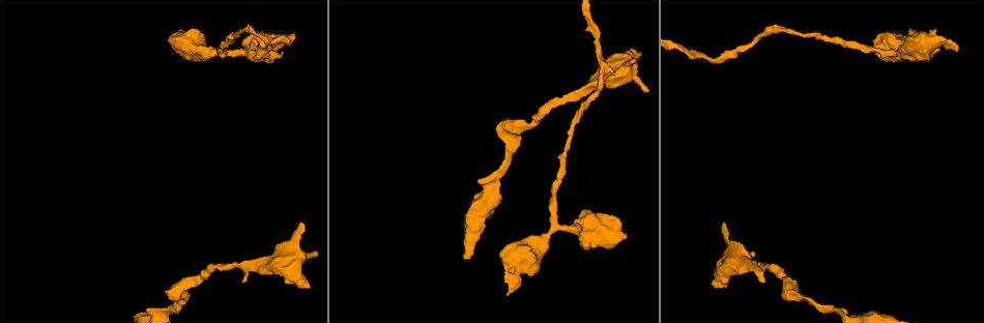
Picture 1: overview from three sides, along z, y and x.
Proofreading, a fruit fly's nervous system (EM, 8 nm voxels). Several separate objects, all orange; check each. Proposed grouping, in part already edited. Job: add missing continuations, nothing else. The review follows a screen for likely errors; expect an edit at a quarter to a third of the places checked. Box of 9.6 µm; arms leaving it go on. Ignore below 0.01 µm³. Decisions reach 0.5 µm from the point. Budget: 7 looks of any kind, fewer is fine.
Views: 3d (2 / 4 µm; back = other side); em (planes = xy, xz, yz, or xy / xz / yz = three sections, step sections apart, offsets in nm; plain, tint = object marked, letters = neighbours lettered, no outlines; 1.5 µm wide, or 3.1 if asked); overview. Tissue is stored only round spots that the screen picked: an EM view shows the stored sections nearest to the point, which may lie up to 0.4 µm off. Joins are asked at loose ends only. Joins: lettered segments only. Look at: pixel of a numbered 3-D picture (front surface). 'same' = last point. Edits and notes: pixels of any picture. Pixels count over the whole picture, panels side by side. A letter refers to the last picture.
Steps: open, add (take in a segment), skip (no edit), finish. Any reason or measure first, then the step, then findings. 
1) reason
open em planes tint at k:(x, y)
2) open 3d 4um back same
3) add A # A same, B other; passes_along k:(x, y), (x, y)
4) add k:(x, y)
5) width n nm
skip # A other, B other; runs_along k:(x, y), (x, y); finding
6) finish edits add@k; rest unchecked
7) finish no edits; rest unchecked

open em planes plain at 1:(507, 293)

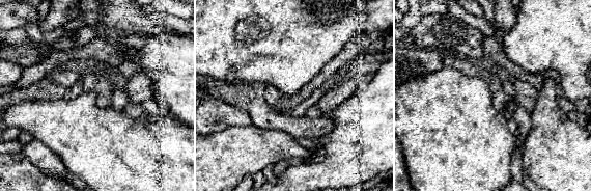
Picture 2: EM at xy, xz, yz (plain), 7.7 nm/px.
open em planes letters same

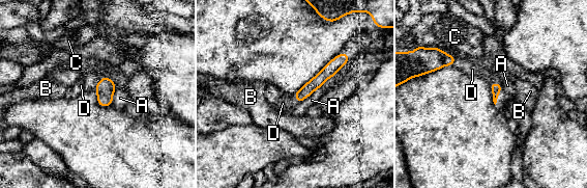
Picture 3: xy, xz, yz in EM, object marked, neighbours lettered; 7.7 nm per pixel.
add D # A other, B other, C other, D same; passes_along 3:(496, 87), (498, 96), (503, 99); the cell continues

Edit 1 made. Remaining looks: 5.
see it whole again
open overview

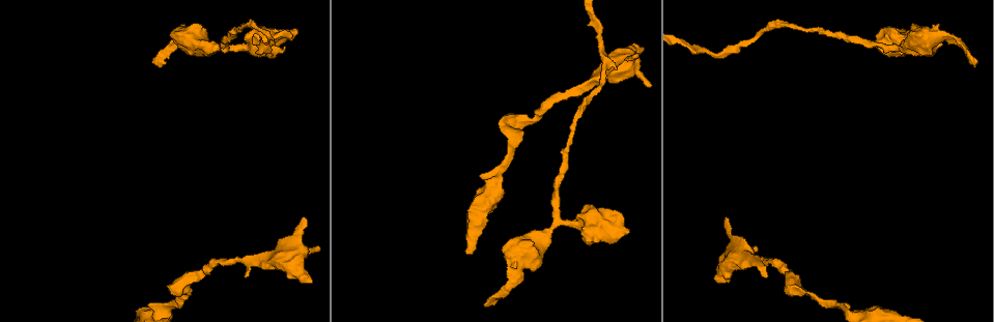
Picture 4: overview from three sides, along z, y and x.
an open end
open 3d 2um at 4:(845, 305)

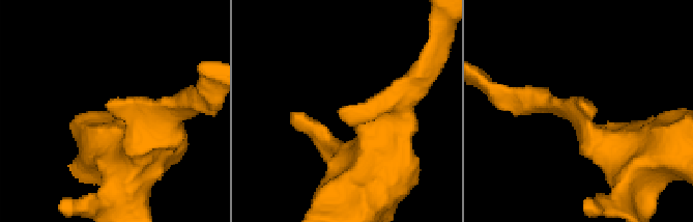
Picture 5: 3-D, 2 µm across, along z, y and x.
open em planes tint at 5:(576, 102)

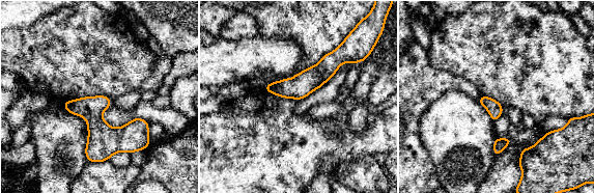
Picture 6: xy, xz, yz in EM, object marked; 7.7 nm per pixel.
what lies round it
open em planes letters same

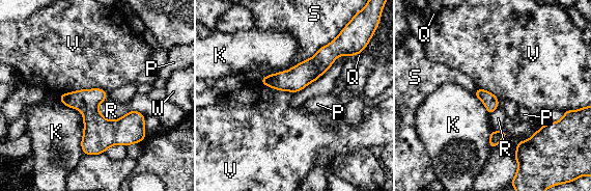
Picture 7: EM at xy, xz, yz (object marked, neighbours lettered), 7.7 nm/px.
skip # K other, P other, Q other, R other, S other, V other, W other; no lettered segment goes on from it

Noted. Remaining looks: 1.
finish edits add@3; rest unchecked

